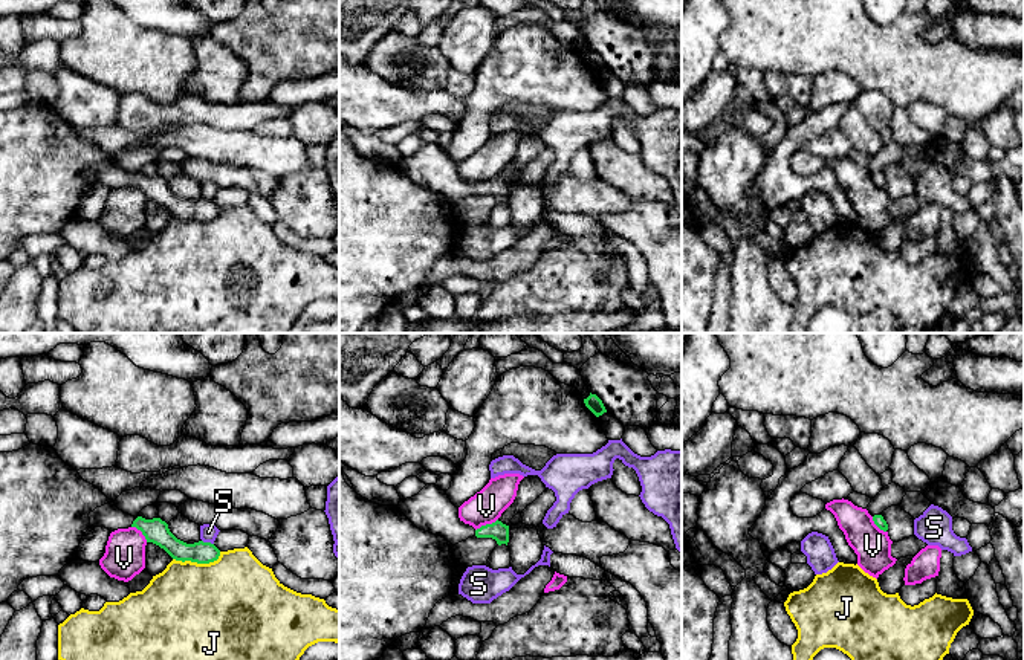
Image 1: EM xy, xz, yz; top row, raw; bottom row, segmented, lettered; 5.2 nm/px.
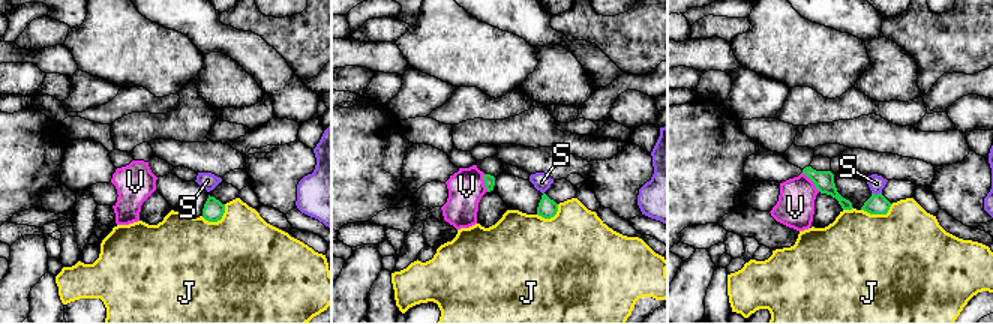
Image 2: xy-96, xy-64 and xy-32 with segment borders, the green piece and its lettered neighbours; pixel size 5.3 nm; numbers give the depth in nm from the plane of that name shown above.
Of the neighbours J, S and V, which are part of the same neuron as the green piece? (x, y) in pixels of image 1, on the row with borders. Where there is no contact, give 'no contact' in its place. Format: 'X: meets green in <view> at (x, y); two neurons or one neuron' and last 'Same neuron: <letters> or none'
J: meets green in xy at (197, 562); two neurons
S: meets green in xy at (208, 543); two neurons
V: meets green in xz at (486, 524); two neurons
Same neuron: none

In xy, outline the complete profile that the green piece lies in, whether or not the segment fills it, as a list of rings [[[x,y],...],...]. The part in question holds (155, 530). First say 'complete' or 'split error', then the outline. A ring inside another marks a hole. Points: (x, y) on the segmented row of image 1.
split error; [[[107,503],[96,507],[89,513],[90,529],[105,527],[110,532],[118,529],[136,527],[142,532],[147,542],[153,542],[164,548],[176,561],[191,561],[197,564],[209,564],[219,559],[220,550],[211,542],[186,544],[177,539],[168,529],[168,524],[160,518],[145,519],[142,516],[131,516],[116,507],[116,504]]]

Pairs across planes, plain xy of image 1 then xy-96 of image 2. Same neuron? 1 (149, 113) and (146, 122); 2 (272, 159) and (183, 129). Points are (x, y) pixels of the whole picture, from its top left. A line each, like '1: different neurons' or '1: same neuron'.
1: different neurons
2: same neuron

